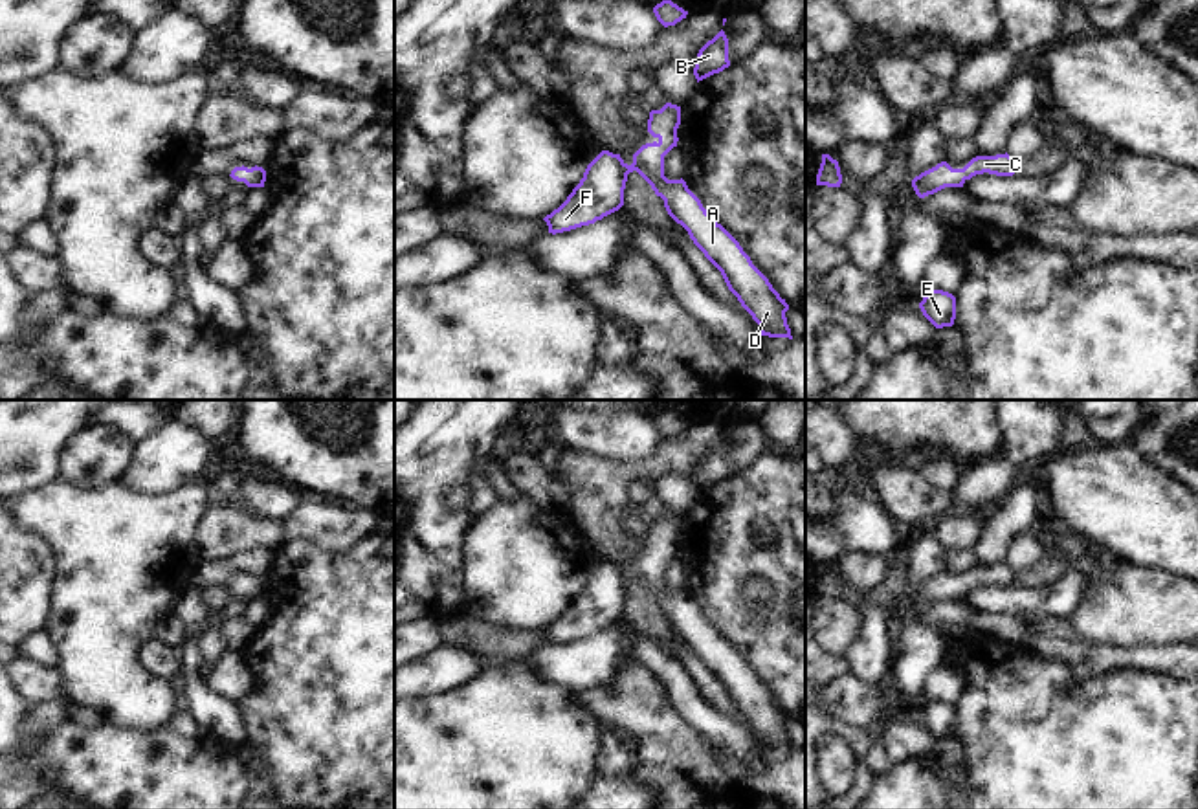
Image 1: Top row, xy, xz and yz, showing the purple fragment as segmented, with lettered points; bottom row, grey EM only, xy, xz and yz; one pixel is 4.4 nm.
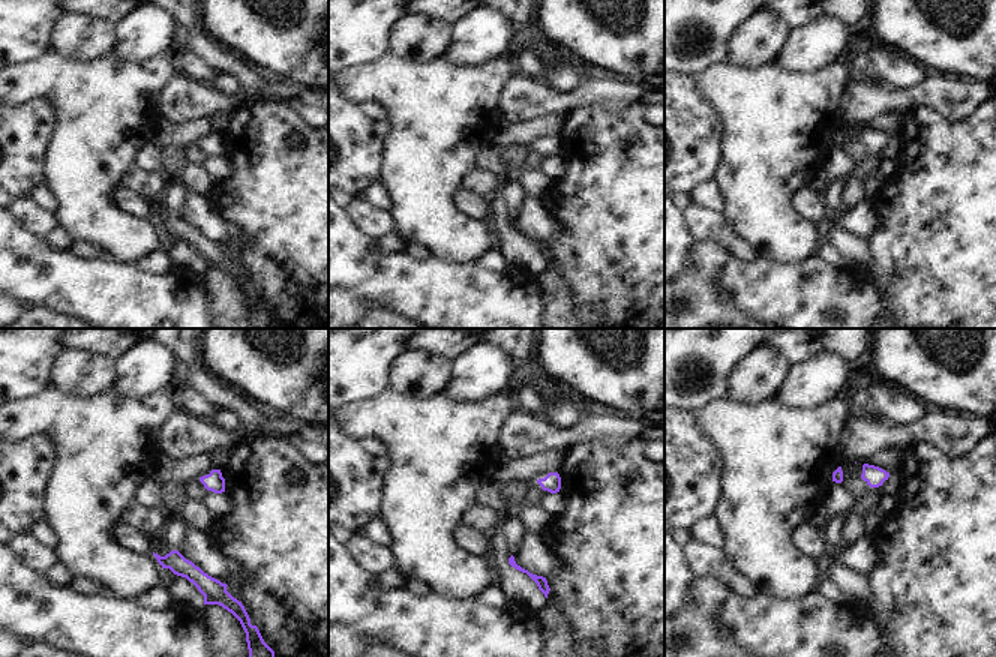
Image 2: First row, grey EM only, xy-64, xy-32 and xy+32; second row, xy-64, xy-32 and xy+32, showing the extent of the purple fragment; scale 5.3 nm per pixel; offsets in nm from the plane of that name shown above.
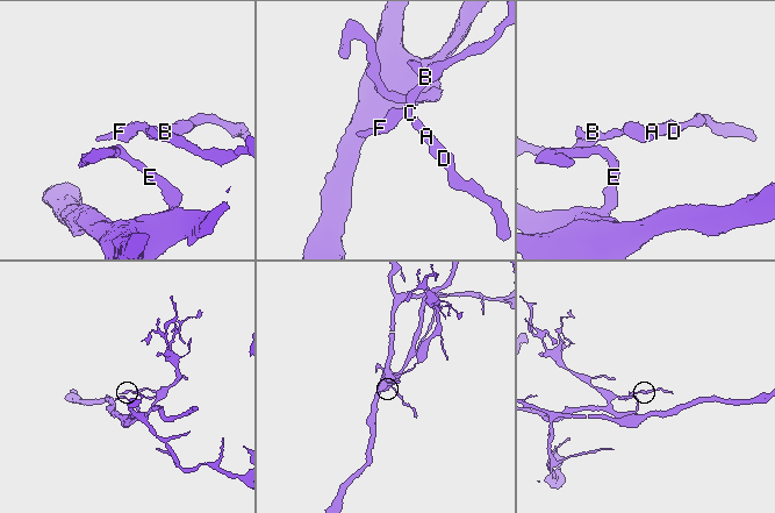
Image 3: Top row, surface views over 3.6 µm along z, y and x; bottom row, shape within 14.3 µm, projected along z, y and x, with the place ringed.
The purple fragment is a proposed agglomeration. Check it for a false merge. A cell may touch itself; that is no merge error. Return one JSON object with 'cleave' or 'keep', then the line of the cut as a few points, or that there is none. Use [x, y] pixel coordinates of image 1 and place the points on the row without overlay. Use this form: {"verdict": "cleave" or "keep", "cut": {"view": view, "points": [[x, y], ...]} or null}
{"verdict": "keep", "cut": null}

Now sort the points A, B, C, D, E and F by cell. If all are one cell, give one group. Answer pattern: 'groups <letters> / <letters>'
groups A B C D E F

